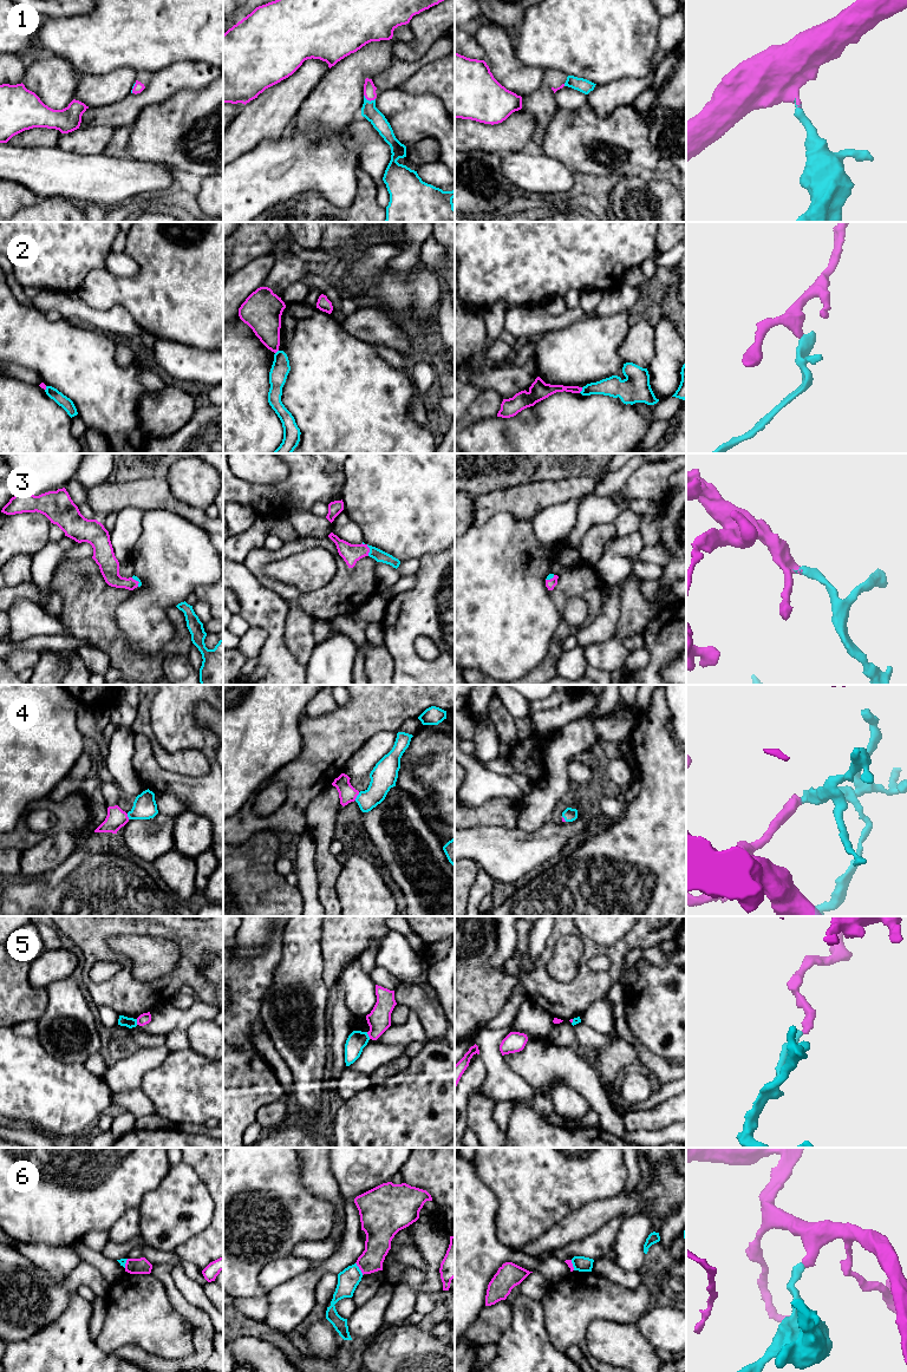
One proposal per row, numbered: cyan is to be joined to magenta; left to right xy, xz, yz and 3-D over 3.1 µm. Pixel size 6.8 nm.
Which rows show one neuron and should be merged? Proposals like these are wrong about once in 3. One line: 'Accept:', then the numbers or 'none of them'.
Accept: 1, 3, 4

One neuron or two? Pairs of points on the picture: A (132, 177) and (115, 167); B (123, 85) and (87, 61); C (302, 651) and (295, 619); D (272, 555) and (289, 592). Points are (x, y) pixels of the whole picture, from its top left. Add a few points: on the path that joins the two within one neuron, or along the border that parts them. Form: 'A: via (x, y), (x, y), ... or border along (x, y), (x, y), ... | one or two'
A: via (128, 177), (119, 171) | one
B: border along (131, 67), (117, 67), (103, 73), (79, 74) | two
C: via (301, 642), (299, 639), (299, 627) | one
D: via (260, 566), (260, 574), (269, 583), (278, 587) | one

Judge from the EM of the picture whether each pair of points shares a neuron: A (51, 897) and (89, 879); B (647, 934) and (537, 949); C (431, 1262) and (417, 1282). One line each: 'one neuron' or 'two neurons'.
A: one neuron
B: two neurons
C: two neurons

